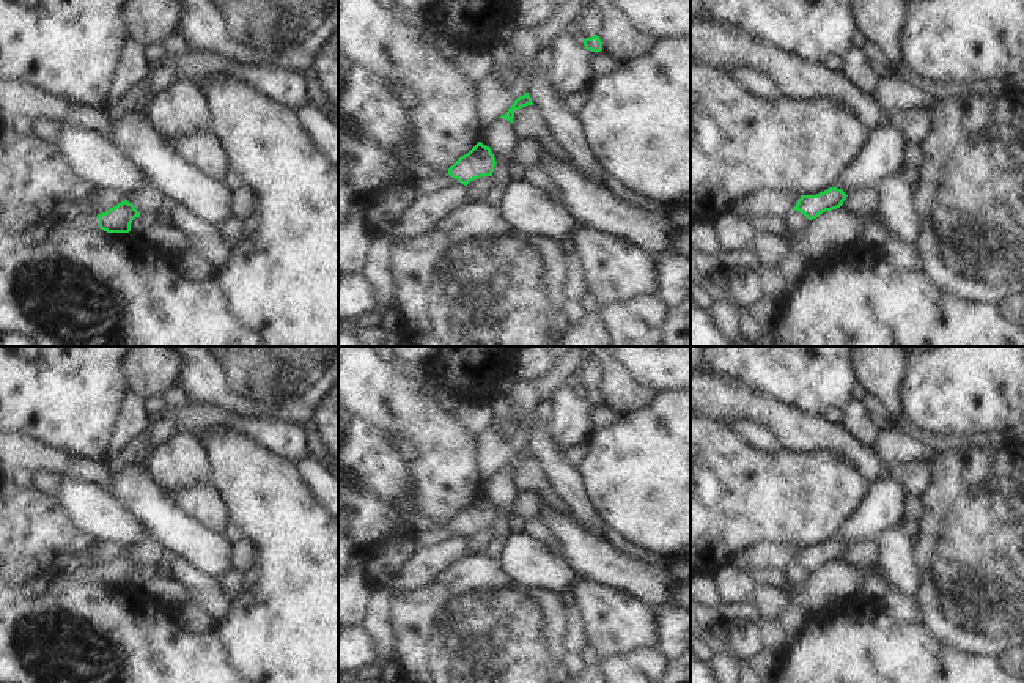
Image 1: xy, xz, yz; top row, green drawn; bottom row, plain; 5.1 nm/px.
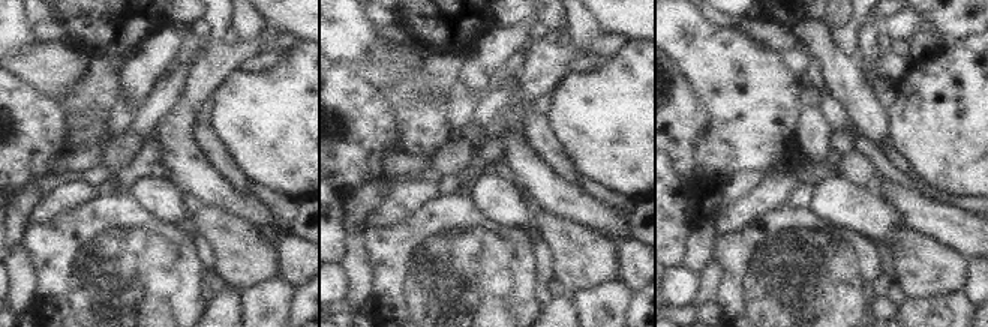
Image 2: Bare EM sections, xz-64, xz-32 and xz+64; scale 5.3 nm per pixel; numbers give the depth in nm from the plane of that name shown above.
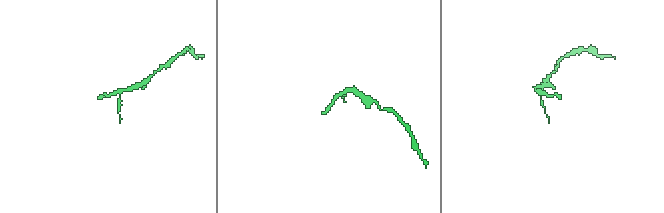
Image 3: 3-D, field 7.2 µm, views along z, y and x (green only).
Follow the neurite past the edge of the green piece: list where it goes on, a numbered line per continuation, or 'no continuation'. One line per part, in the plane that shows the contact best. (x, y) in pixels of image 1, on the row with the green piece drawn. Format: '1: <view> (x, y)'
no continuation

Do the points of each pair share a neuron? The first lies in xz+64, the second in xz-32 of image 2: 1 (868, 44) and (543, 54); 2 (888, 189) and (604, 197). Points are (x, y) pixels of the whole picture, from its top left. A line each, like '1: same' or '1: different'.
1: same
2: different

